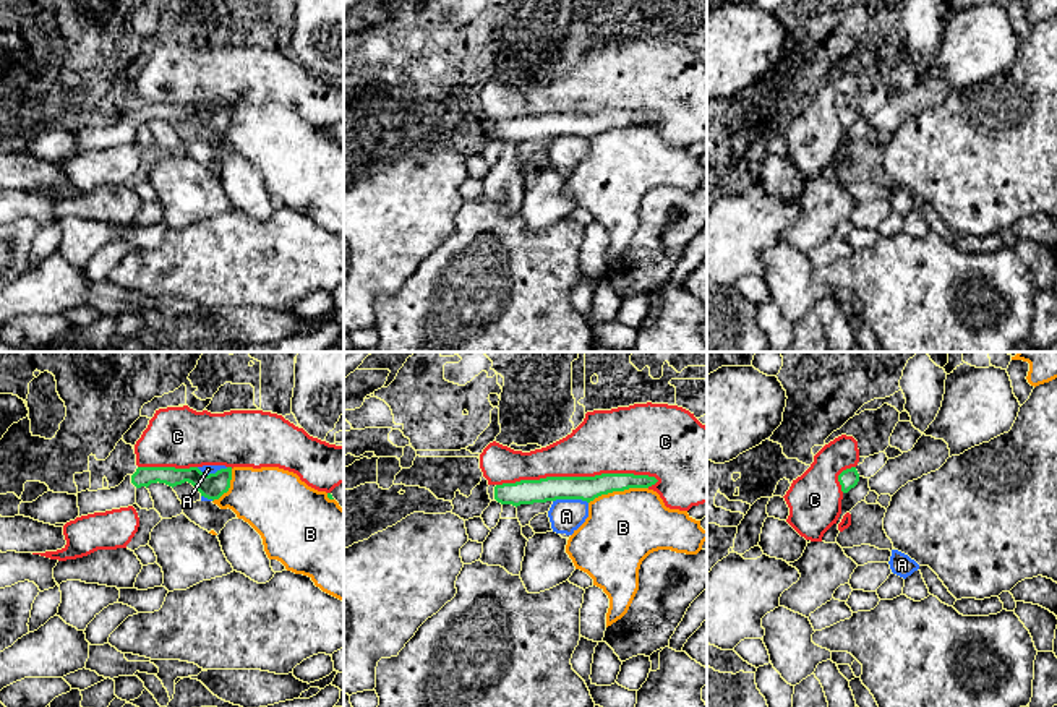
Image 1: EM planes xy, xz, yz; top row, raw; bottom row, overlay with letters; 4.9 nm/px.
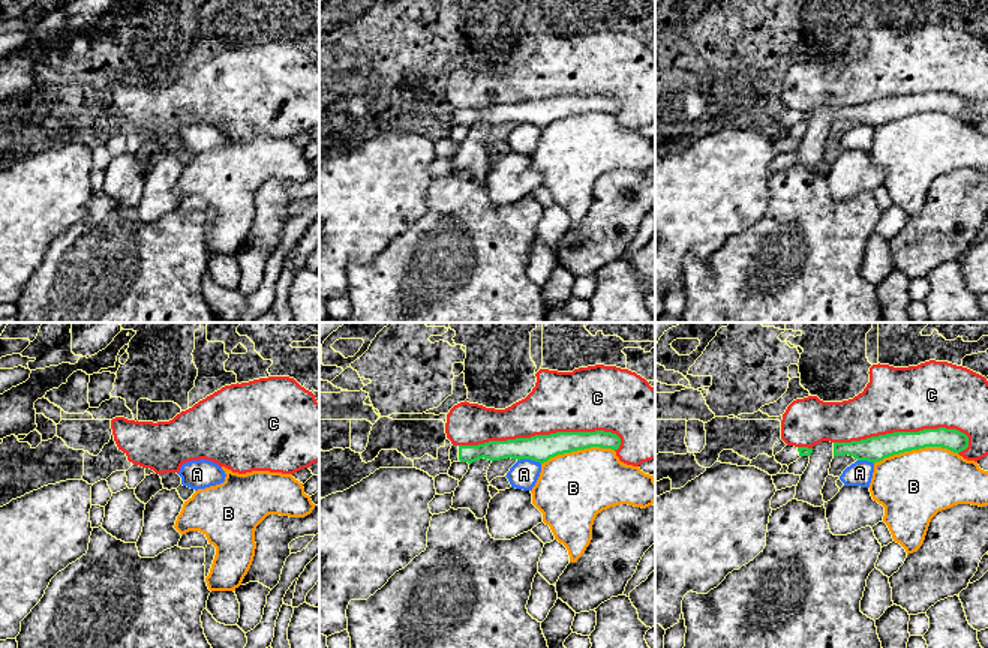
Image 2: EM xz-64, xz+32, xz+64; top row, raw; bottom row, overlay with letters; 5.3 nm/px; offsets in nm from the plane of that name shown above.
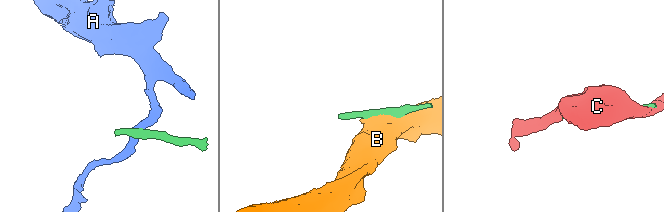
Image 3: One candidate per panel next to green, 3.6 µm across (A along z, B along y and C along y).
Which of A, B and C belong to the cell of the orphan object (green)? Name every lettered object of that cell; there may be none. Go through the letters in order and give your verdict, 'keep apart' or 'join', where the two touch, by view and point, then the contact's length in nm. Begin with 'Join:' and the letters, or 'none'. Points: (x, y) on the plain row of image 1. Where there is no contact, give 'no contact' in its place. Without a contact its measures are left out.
Join: none
A: keep apart; meets green in xz at (571, 135); contact 180 nm long
B: keep apart; meets green in xz at (618, 127); contact 300 nm long
C: keep apart; meets green in xz at (577, 114); contact 800 nm long

